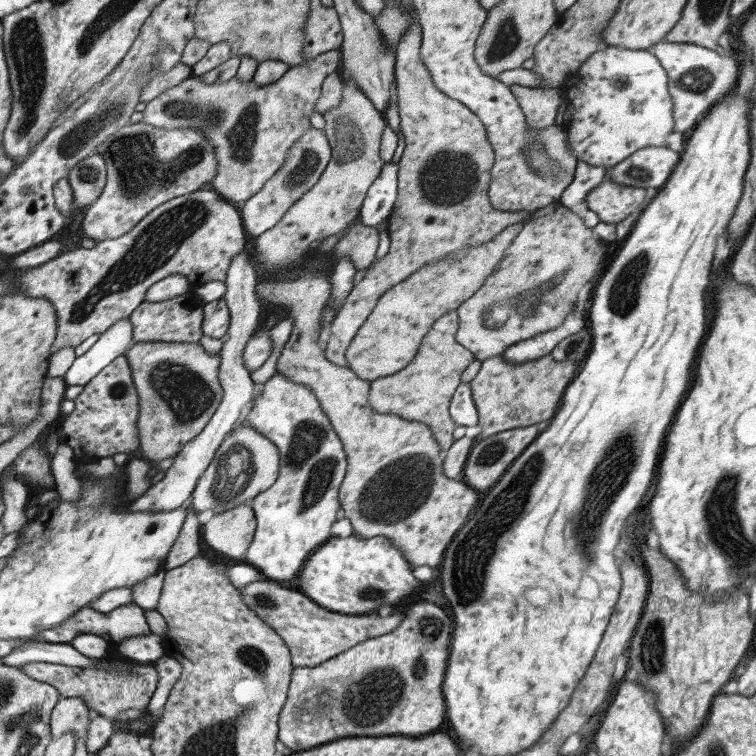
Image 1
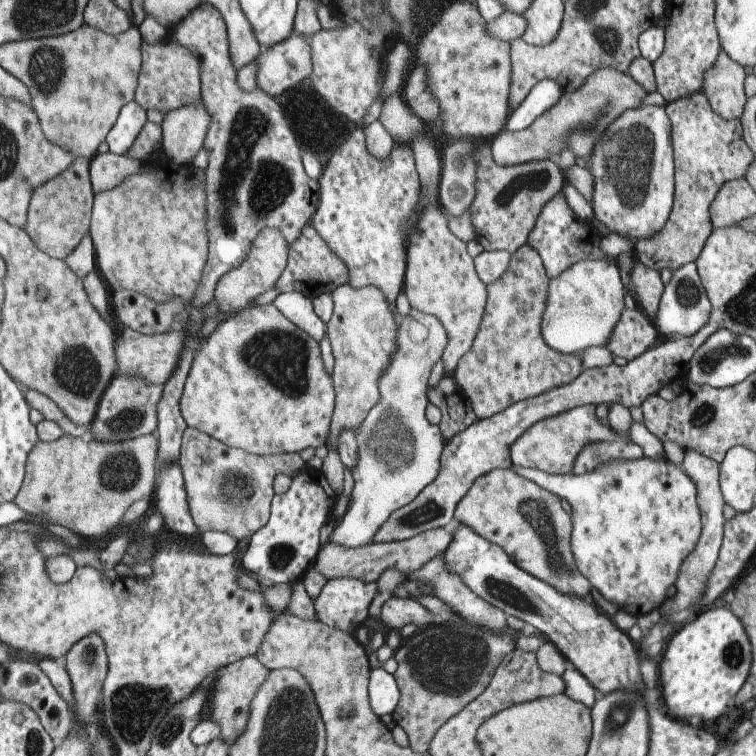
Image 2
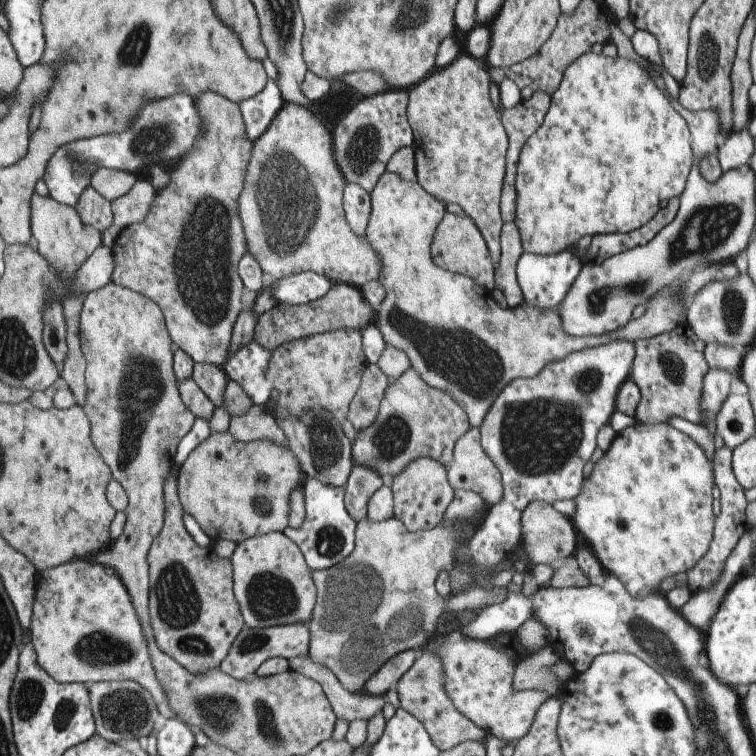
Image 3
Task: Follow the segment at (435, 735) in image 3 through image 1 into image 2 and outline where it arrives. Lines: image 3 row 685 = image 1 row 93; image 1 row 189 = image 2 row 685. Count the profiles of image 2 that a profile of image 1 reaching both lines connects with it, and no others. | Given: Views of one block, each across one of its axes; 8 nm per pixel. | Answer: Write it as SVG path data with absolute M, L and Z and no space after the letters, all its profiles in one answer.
M463 620L425 626L409 638L401 640L393 654L397 662L393 678L399 688L399 704L391 716L395 726L407 734L409 748L417 754L427 754L435 732L451 716L461 712L469 702L485 692L503 656L515 648L513 632L497 634Z

